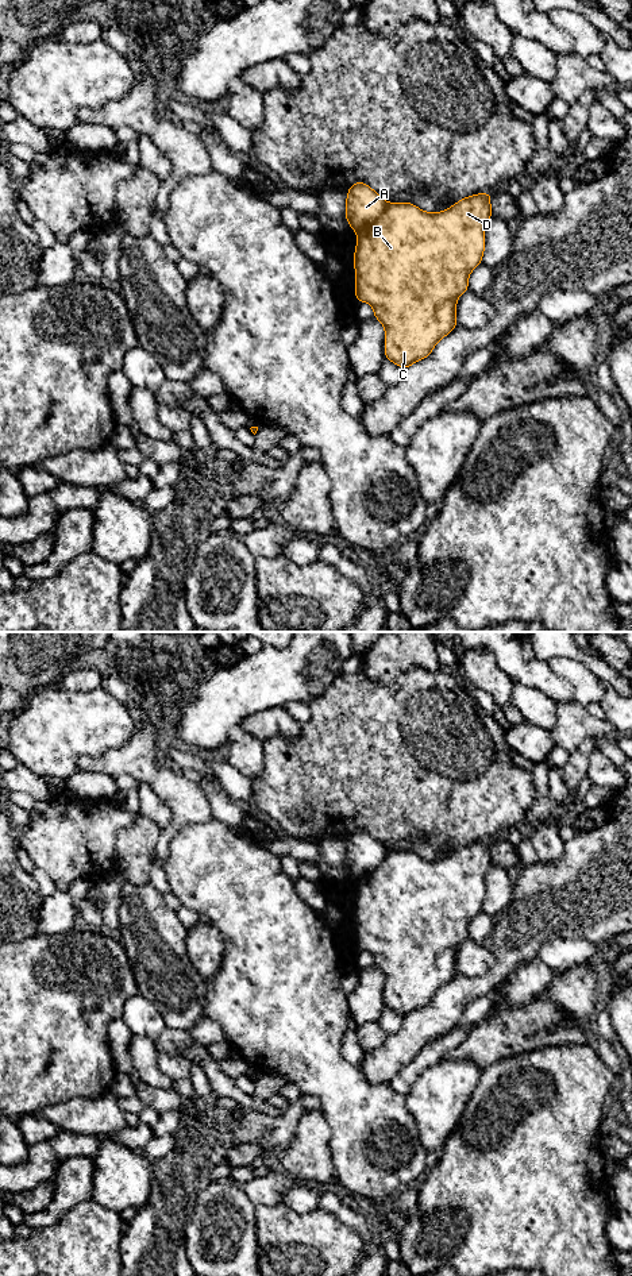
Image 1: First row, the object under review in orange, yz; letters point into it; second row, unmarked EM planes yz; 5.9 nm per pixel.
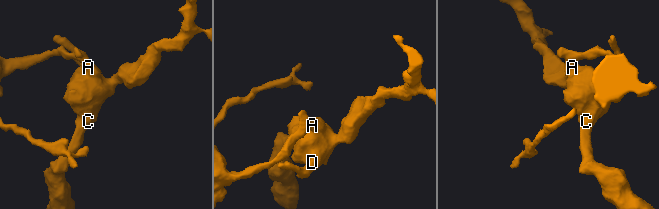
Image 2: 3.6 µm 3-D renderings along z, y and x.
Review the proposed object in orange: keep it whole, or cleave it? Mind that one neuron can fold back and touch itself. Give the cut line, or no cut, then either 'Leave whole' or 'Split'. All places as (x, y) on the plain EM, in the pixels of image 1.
Split along yz (386, 851), (382, 860), (357, 881). Split

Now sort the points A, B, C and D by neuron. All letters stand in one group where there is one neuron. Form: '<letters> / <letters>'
A / B C D

